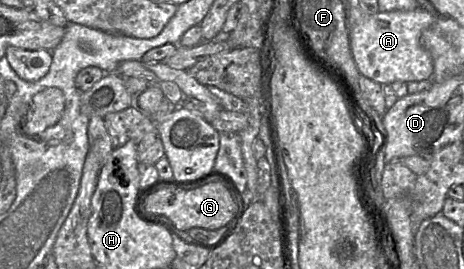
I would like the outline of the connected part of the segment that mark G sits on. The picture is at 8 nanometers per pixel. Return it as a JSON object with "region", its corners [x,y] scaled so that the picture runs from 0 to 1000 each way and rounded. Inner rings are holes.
{"region":[[[459,677],[414,706],[345,703],[317,736],[310,777],[323,803],[356,807],[381,859],[407,862],[414,848],[481,855],[509,792],[509,747],[478,680]]]}

